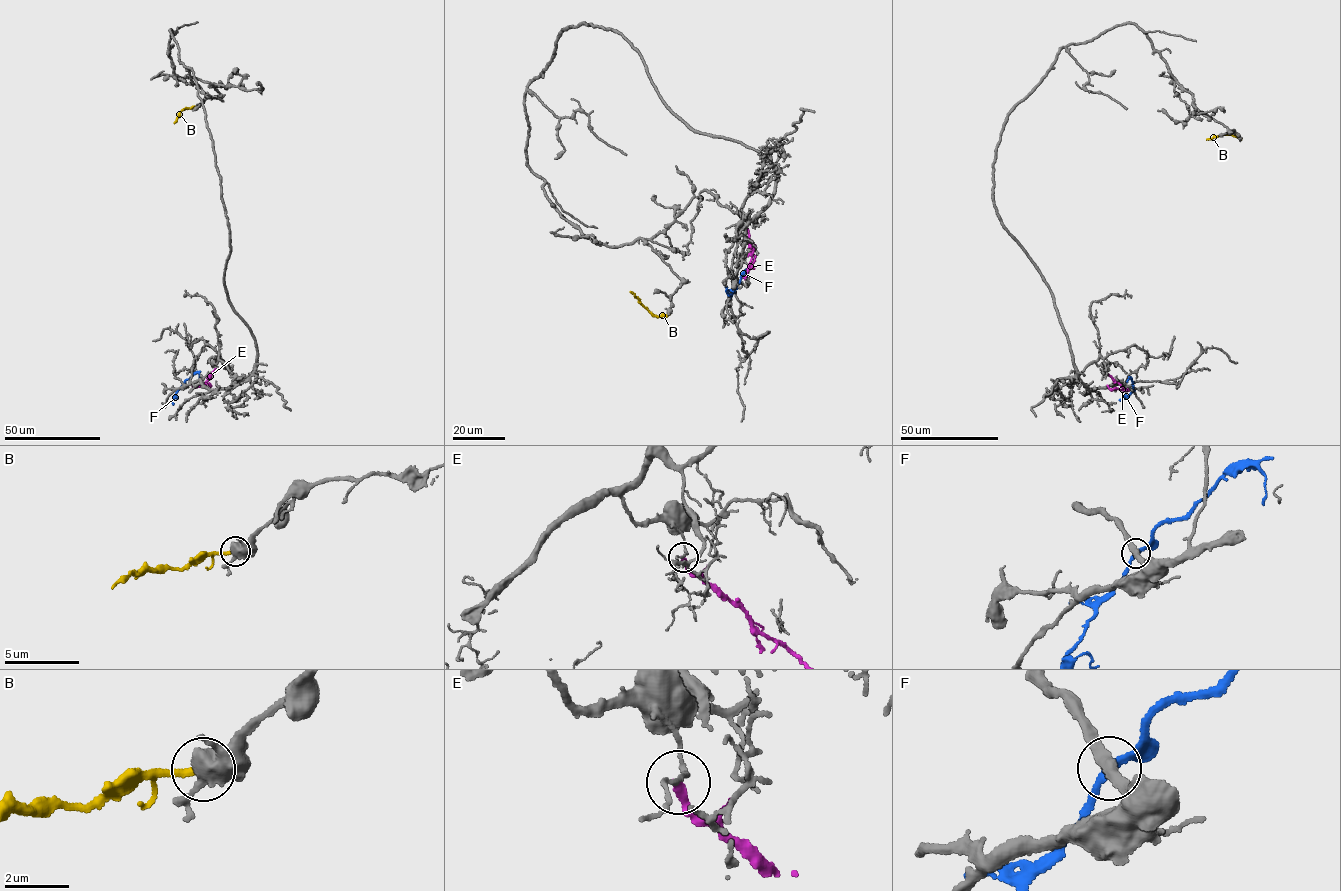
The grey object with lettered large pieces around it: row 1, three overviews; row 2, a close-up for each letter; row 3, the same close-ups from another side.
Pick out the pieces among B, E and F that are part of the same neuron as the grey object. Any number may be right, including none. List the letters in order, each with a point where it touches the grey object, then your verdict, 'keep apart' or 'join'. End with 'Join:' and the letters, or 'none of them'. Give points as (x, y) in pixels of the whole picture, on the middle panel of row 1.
B: (669, 314) | keep apart
E: (746, 226) | keep apart
F: (734, 289) | keep apart
Join: none of them

